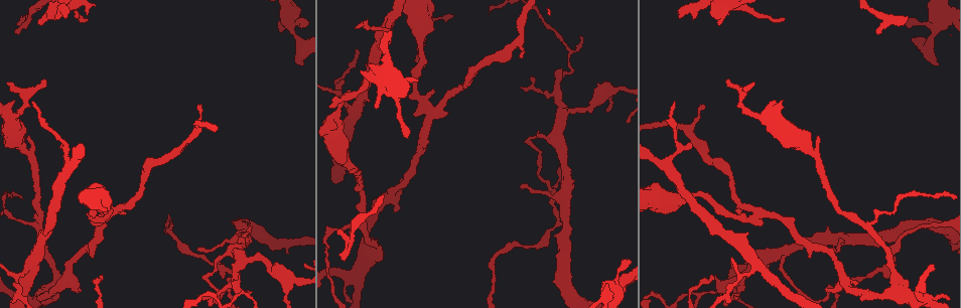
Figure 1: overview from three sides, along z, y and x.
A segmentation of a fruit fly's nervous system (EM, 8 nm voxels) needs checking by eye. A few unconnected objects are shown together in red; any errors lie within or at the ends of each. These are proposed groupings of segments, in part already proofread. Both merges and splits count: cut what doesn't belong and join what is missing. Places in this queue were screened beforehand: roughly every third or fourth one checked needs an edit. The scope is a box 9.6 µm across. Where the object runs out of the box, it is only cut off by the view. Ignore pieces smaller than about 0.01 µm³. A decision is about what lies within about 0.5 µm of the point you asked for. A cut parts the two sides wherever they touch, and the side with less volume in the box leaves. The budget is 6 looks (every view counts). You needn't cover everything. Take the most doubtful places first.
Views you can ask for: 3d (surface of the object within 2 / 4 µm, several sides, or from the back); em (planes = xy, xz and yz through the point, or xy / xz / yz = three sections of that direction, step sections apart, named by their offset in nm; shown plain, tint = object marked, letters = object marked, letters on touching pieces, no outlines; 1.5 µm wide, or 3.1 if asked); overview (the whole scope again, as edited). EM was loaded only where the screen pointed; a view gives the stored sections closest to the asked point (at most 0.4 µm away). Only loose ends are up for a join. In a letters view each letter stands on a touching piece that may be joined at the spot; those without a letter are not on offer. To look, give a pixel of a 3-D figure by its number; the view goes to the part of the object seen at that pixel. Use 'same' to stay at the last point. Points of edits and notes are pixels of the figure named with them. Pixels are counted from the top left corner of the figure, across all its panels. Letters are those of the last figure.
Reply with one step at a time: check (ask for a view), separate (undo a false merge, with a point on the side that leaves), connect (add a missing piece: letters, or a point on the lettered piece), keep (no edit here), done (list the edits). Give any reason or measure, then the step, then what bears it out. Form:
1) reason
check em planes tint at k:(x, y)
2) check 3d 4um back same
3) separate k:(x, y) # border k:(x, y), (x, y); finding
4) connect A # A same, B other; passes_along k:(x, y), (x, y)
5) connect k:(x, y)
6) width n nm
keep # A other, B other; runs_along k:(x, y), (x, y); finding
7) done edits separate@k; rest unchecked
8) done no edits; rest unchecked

arms part here
check em xz step 8 letters at 1:(735, 275)

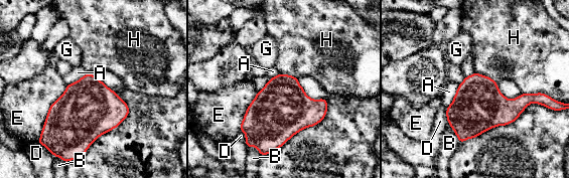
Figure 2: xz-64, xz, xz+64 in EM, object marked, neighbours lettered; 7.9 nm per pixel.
width 420 nm
keep # A other, B other, D other, E other, G other, H other; border 2:(37, 142), (42, 144), (54, 157); continuous, no second cell

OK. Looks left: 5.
an open end
check em planes letters at 1:(355, 27)

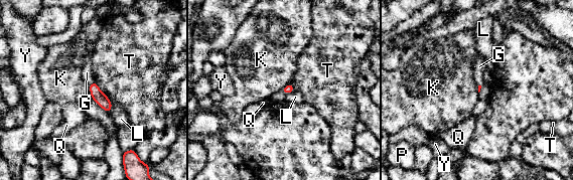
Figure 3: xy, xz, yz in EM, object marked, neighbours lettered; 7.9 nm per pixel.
longest_contact T 170 nm
connect G # G same, K other, L other, P other, Q other, T other, Y other; passes_along 3:(98, 96), (91, 83), (87, 72); it goes on there

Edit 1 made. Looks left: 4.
free end
check em yz step 4 letters at 1:(905, 16)

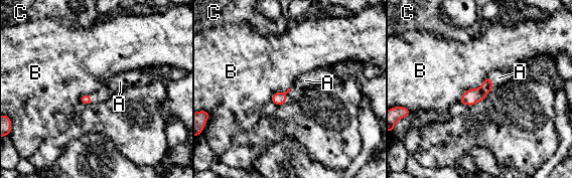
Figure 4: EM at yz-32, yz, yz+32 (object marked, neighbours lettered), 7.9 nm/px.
width 90 nm
connect A # A same, B other, C other; passes_along 4:(278, 99), (285, 96), (305, 80); the cell continues

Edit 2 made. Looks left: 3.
done edits connect@3, connect@4; rest unchecked

